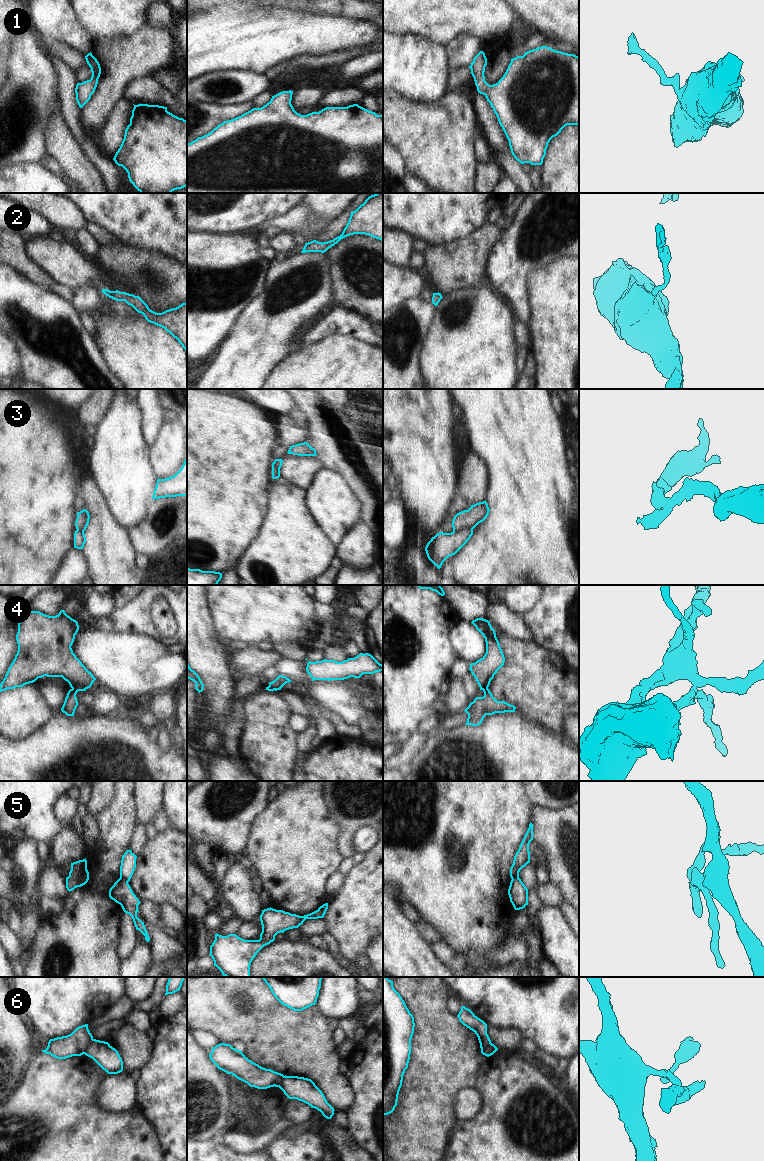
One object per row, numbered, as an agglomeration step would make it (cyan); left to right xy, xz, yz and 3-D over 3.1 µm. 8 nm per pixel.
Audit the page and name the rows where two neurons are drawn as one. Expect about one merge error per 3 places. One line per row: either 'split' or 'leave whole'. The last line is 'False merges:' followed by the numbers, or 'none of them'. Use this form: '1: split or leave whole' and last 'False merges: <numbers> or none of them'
1: leave whole
2: leave whole
3: split
4: split
5: split
6: split
False merges: 3, 4, 5, 6

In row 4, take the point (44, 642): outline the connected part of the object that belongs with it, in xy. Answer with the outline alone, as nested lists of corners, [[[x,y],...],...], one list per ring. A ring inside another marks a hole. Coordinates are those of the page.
[[[64,610],[56,616],[24,611],[16,634],[18,651],[0,684],[0,692],[23,687],[44,676],[62,677],[77,691],[90,688],[96,678],[71,648],[78,630],[78,622]]]

